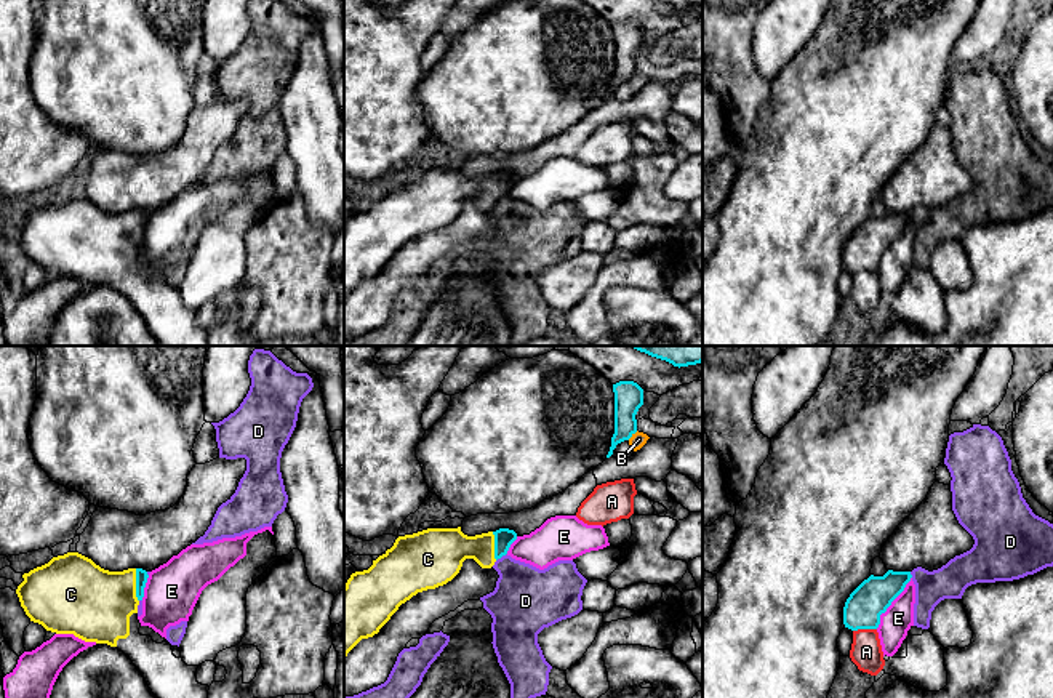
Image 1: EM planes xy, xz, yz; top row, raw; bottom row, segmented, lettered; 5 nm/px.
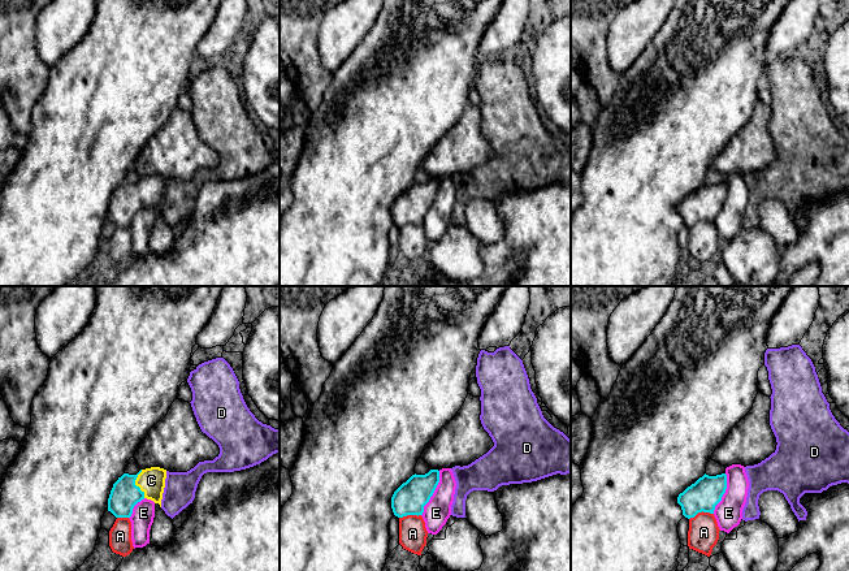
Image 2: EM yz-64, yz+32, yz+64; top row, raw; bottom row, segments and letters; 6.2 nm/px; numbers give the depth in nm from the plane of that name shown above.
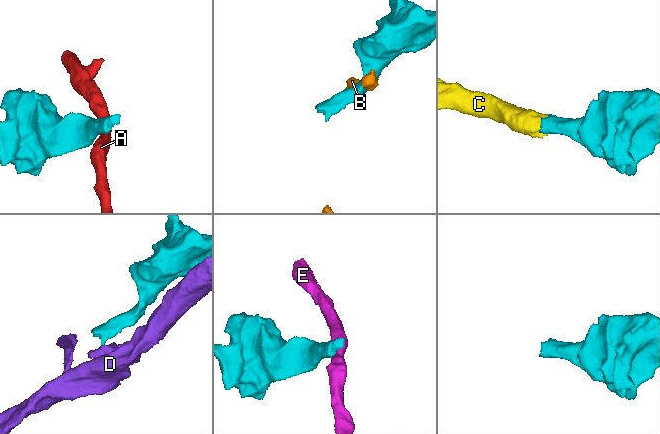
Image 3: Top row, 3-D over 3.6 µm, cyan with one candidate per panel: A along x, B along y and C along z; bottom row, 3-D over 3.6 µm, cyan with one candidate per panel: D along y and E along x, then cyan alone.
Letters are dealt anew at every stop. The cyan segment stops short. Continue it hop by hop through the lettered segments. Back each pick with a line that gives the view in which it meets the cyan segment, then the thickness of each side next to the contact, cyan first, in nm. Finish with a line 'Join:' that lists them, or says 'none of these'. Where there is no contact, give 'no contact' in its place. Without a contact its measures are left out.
C: meets cyan in xy; 60 nm thick on the cyan side, 360 nm on the other
Join: C

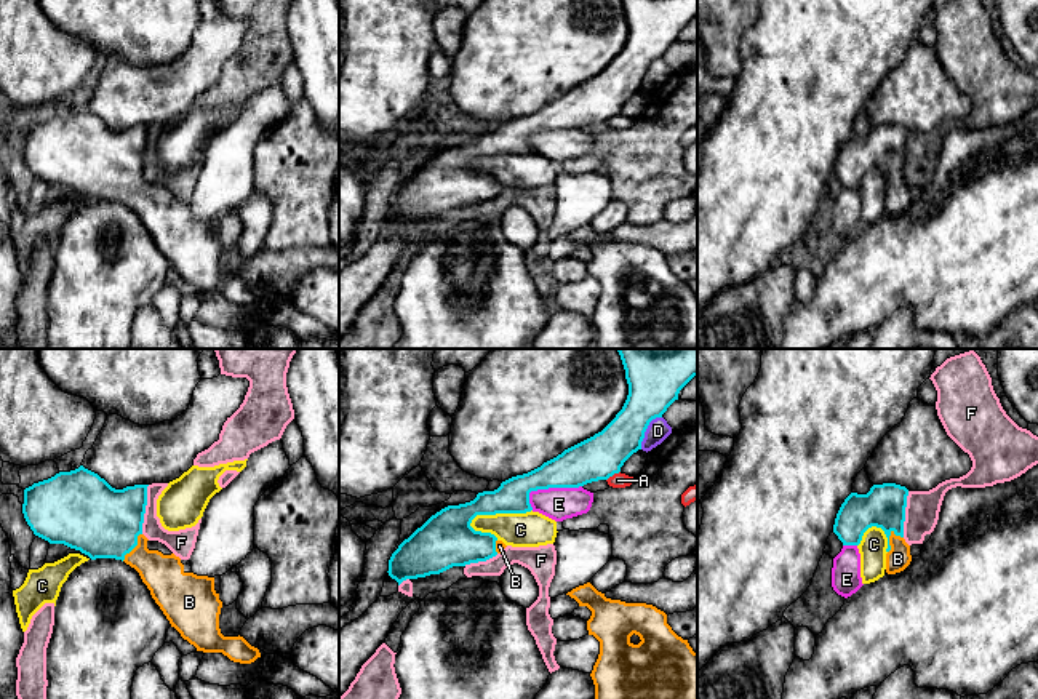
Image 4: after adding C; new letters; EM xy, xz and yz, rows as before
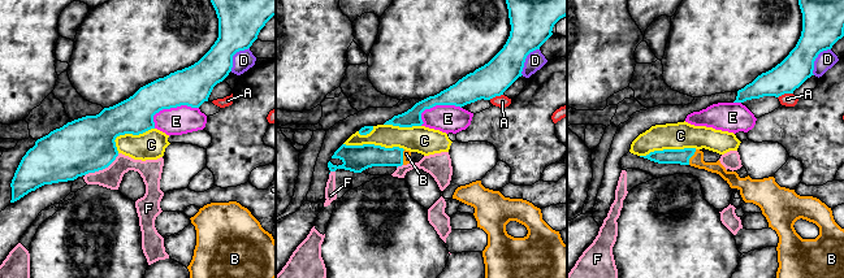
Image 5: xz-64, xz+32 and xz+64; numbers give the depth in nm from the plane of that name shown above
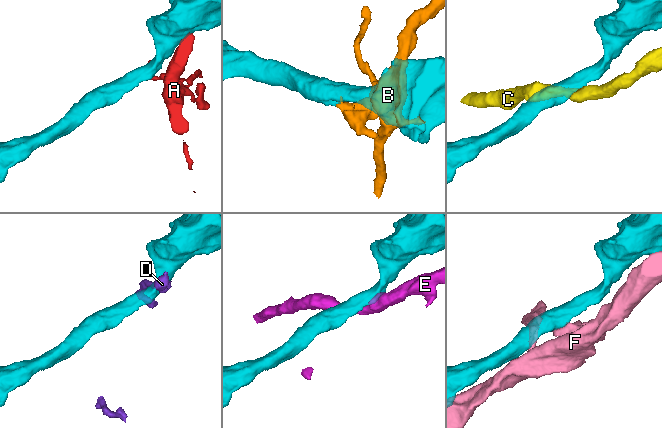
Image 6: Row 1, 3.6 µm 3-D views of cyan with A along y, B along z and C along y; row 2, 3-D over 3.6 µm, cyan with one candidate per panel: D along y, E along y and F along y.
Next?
B: meets cyan in yz; 220 nm thick on the cyan side, 120 nm on the other
Join: B

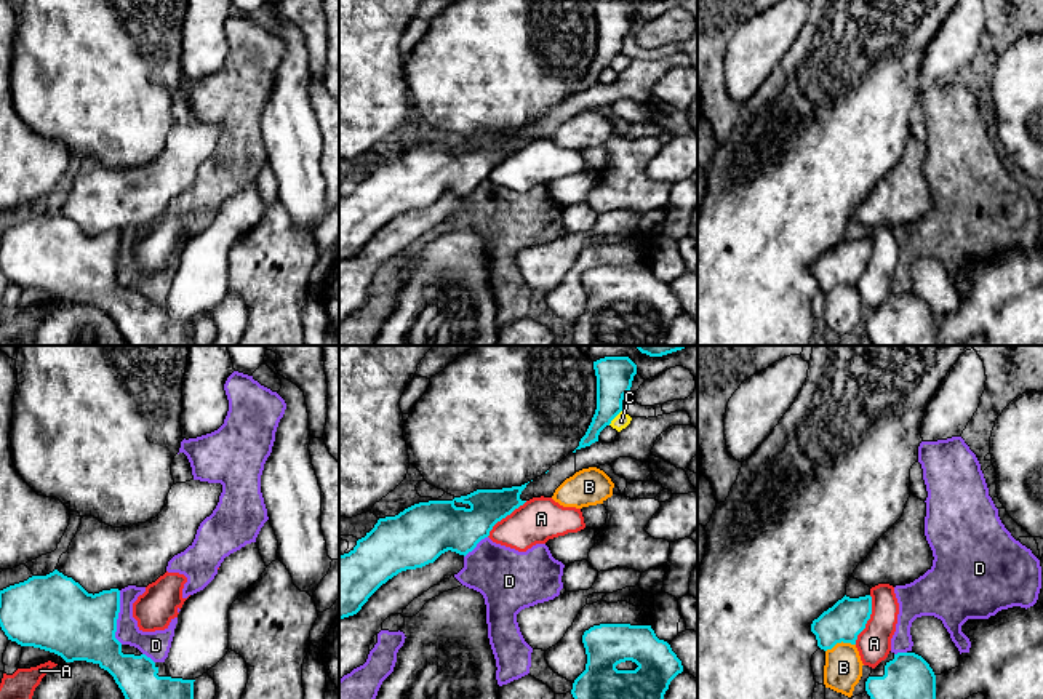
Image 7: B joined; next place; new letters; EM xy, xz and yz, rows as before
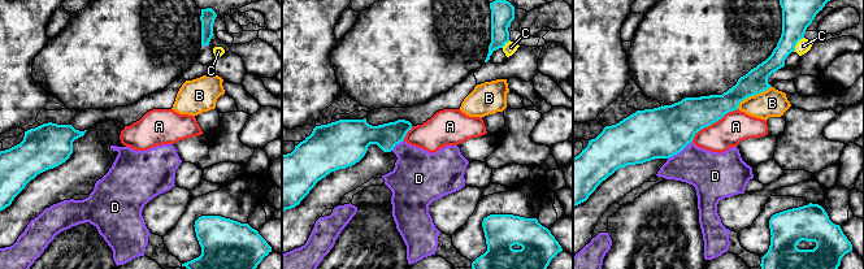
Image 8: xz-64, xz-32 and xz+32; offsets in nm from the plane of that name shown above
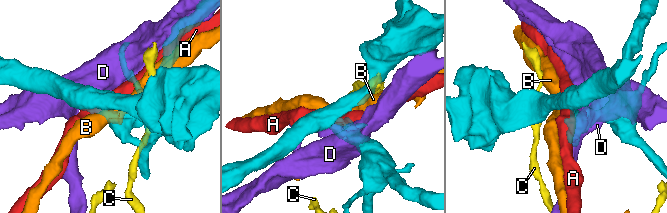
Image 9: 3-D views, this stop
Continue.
Join: none of these

